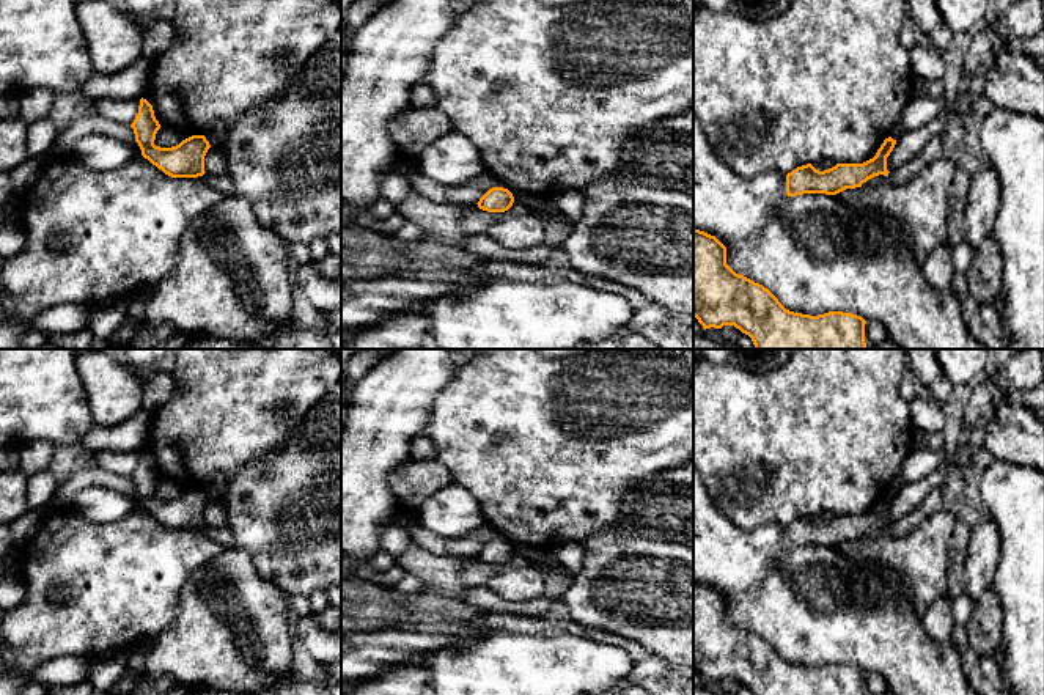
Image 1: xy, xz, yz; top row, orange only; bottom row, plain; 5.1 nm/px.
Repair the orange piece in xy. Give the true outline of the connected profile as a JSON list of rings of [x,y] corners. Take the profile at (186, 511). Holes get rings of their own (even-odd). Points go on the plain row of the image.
[[[140,451],[138,465],[130,476],[142,508],[171,530],[198,530],[204,524],[204,508],[211,500],[204,487],[192,487],[171,500],[154,497],[156,486],[160,481],[154,469],[153,458]]]

